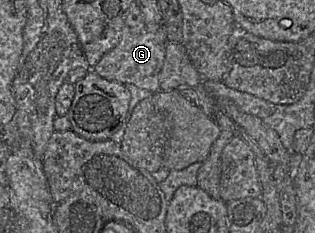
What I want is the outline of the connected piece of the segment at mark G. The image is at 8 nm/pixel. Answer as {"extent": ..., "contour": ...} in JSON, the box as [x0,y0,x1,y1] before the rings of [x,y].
{"extent":[90,24,166,93],"contour":[[[125,24],[119,44],[106,53],[90,71],[109,81],[130,83],[152,93],[158,92],[160,91],[159,74],[165,60],[166,44],[165,28],[161,27],[155,32],[146,30],[143,33],[134,34]]]}

